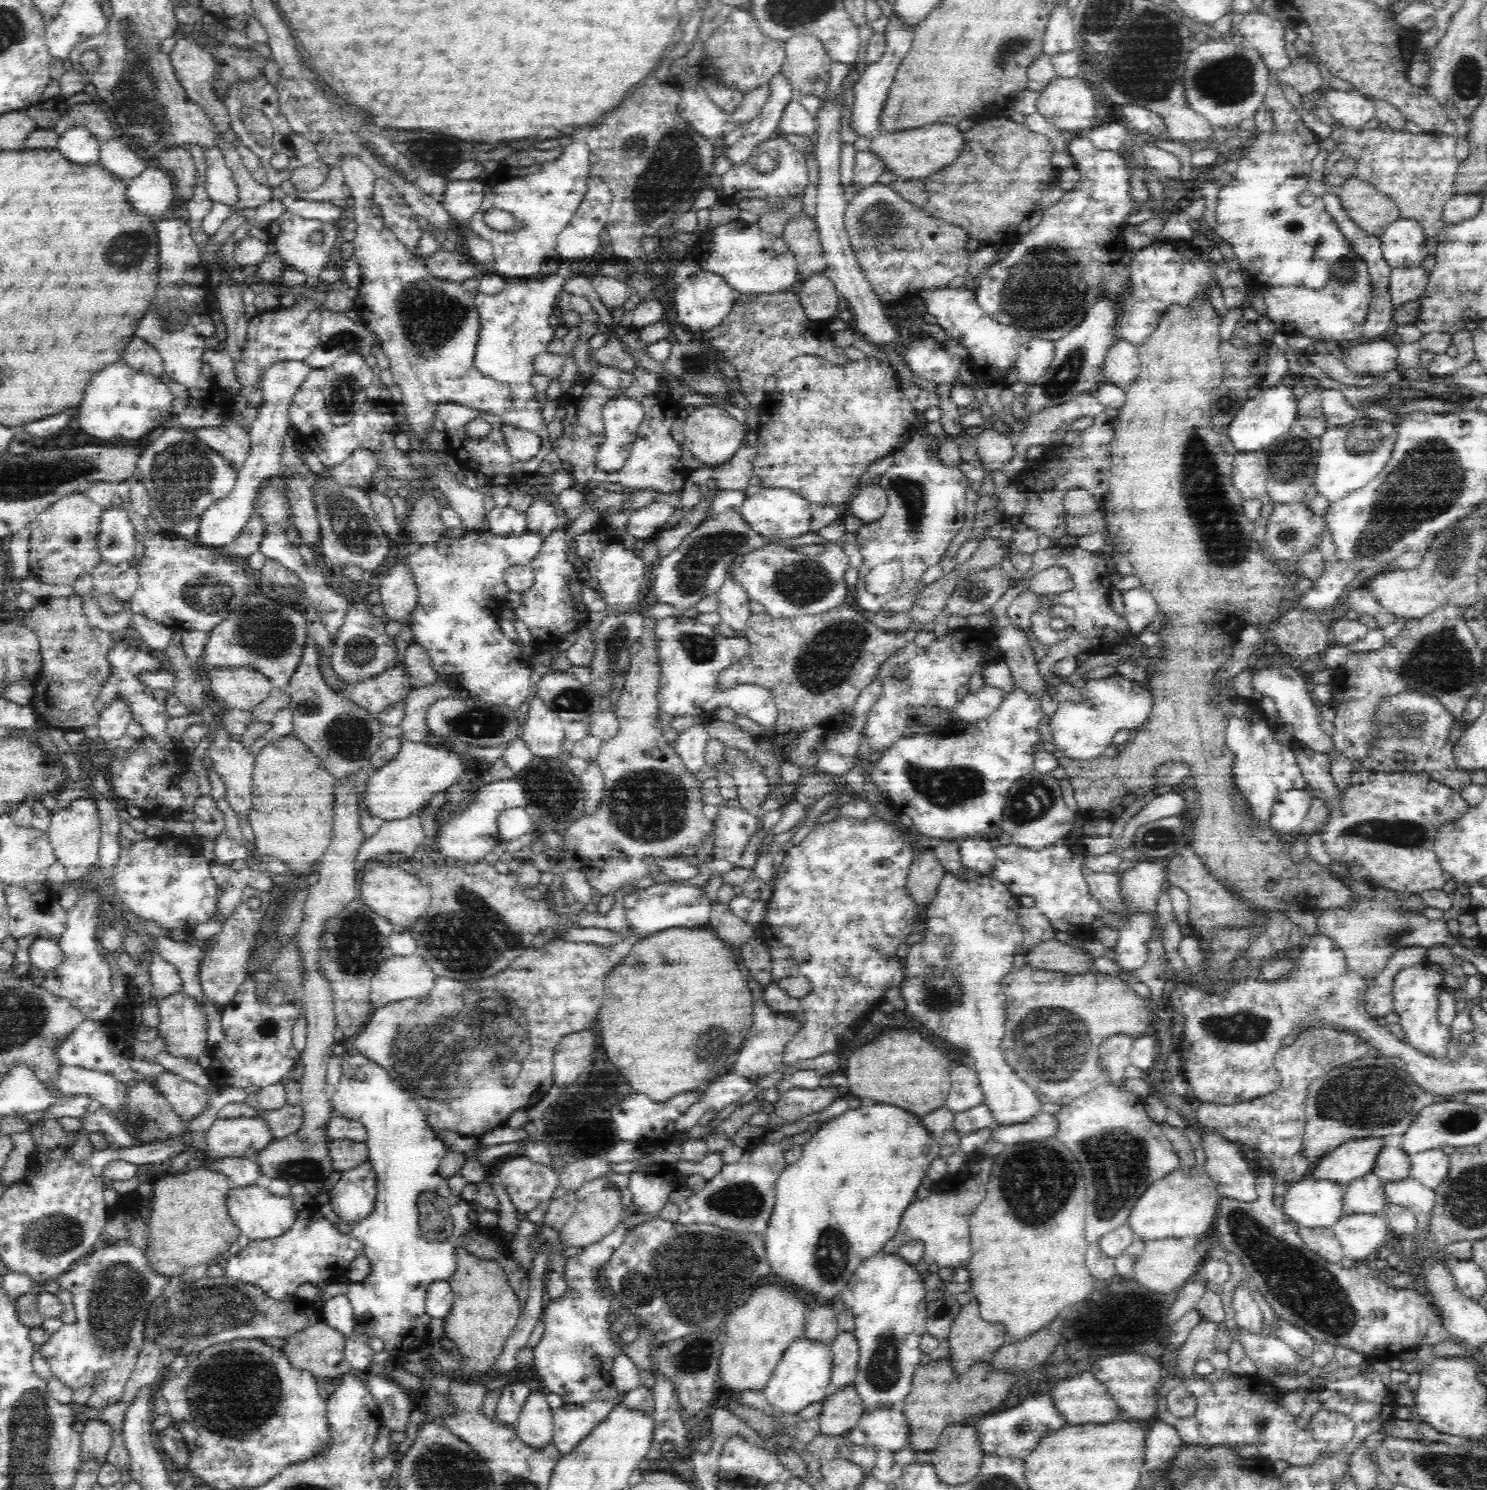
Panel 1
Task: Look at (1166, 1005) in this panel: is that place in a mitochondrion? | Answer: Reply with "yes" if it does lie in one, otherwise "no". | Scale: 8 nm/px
no

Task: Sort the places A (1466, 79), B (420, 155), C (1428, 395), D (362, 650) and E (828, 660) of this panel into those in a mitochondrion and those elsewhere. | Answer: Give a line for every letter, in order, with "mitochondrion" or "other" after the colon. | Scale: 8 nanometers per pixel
A: mitochondrion
B: mitochondrion
C: other
D: mitochondrion
E: mitochondrion

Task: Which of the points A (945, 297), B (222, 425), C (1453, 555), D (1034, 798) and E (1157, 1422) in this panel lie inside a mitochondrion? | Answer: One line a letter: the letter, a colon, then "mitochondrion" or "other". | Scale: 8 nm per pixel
A: other
B: other
C: mitochondrion
D: mitochondrion
E: other

